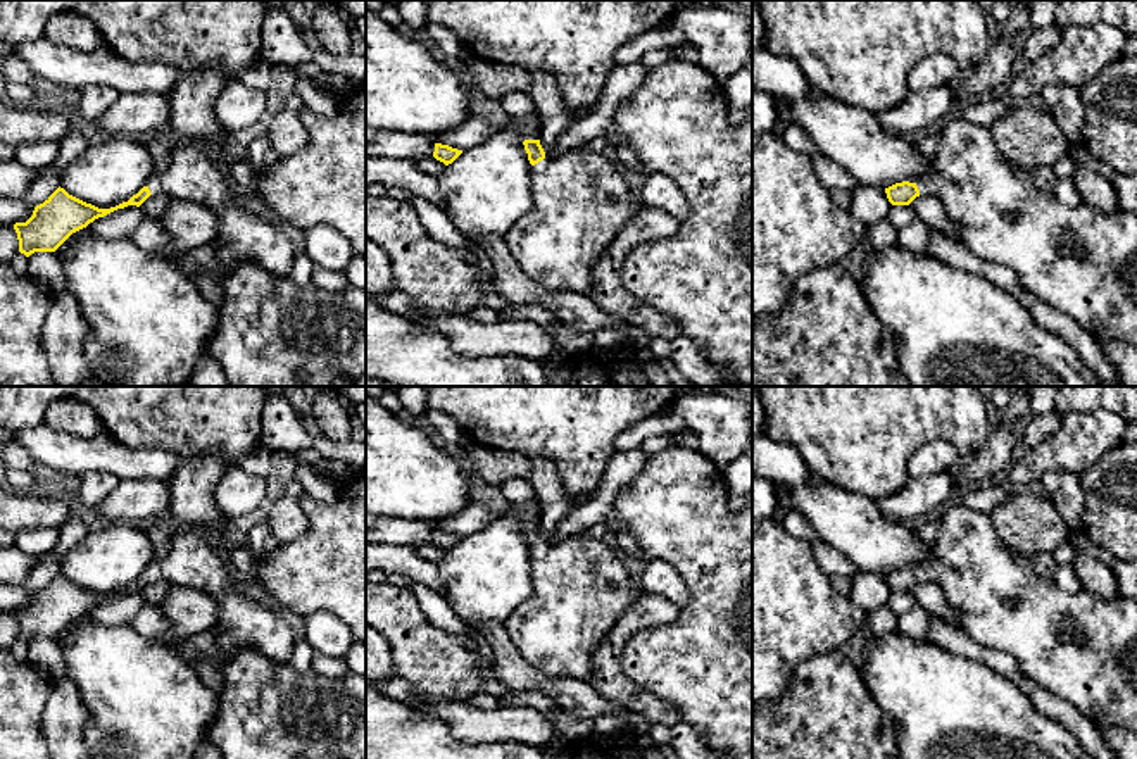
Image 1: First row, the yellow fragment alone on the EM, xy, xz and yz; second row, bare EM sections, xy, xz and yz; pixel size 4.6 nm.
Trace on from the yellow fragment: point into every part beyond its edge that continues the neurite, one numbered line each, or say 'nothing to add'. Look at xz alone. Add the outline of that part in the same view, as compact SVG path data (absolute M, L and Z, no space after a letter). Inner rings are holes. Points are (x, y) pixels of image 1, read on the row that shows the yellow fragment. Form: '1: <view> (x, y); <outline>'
1: xz (582, 200); M588 148L535 164L530 193L531 209L504 236L514 260L547 290L588 297L595 264L644 202L630 191L619 166Z

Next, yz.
1: yz (1082, 261); M964 117L942 128L930 172L916 186L940 200L971 254L1011 269L1023 290L1094 336L1137 345L1137 216L1089 204L1070 207L1037 190L1028 169L999 154L990 129Z

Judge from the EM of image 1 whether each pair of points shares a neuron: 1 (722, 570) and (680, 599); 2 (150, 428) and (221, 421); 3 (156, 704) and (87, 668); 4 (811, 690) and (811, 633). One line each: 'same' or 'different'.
1: different
2: same
3: same
4: different

